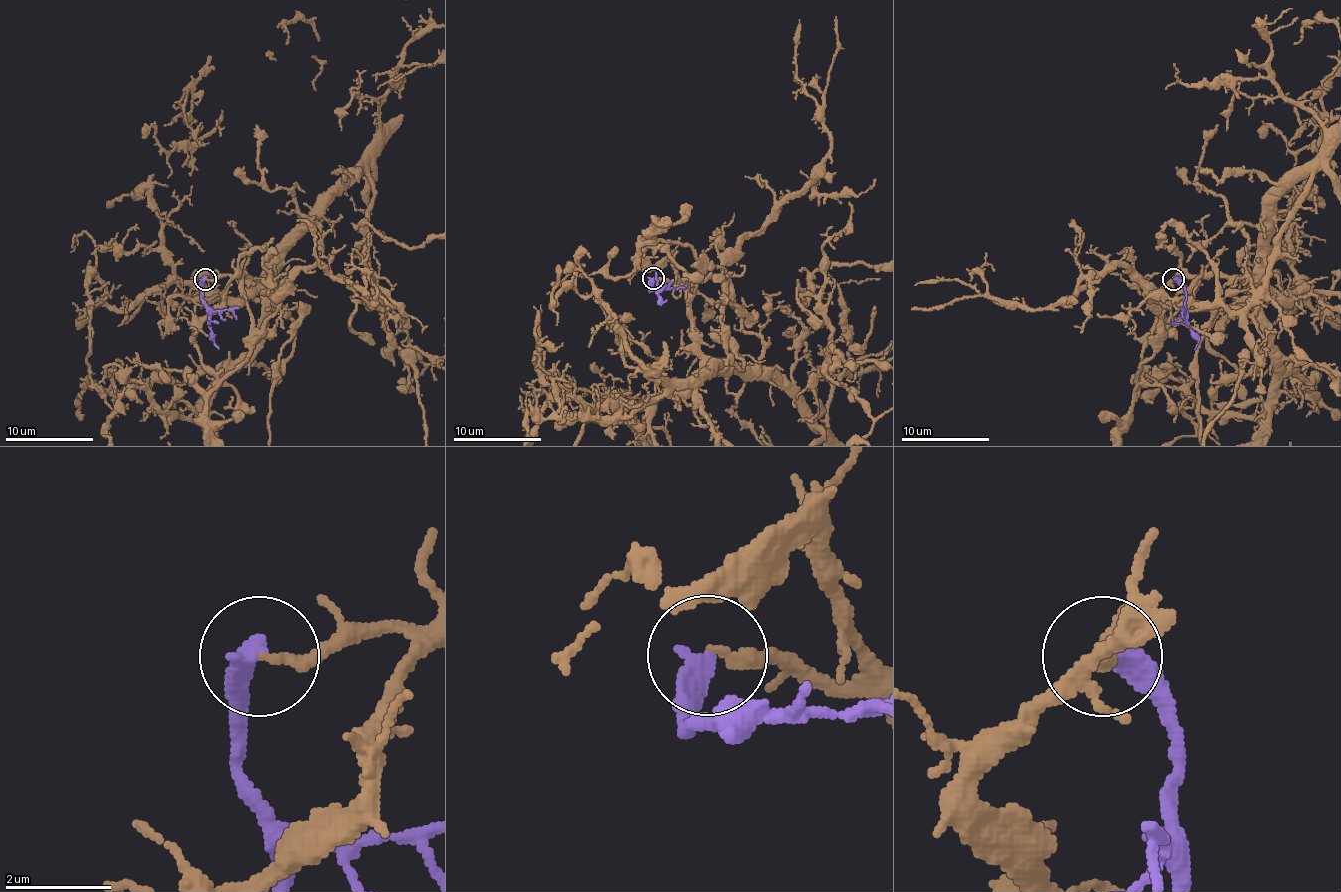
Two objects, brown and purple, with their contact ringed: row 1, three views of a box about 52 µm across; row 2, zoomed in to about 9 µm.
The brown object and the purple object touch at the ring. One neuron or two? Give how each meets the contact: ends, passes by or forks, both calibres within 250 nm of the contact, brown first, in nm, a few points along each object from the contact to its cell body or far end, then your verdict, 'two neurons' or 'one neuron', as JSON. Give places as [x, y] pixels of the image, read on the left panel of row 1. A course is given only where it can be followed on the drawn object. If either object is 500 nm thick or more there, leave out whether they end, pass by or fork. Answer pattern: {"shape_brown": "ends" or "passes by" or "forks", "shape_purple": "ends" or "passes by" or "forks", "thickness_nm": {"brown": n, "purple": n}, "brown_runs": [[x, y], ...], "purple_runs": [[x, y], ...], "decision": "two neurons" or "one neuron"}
{"shape_brown": "ends", "shape_purple": "ends", "thickness_nm": {"brown": 180, "purple": 480}, "purple_runs": [[204, 280], [202, 293], [209, 326], [218, 348]], "decision": "two neurons"}

